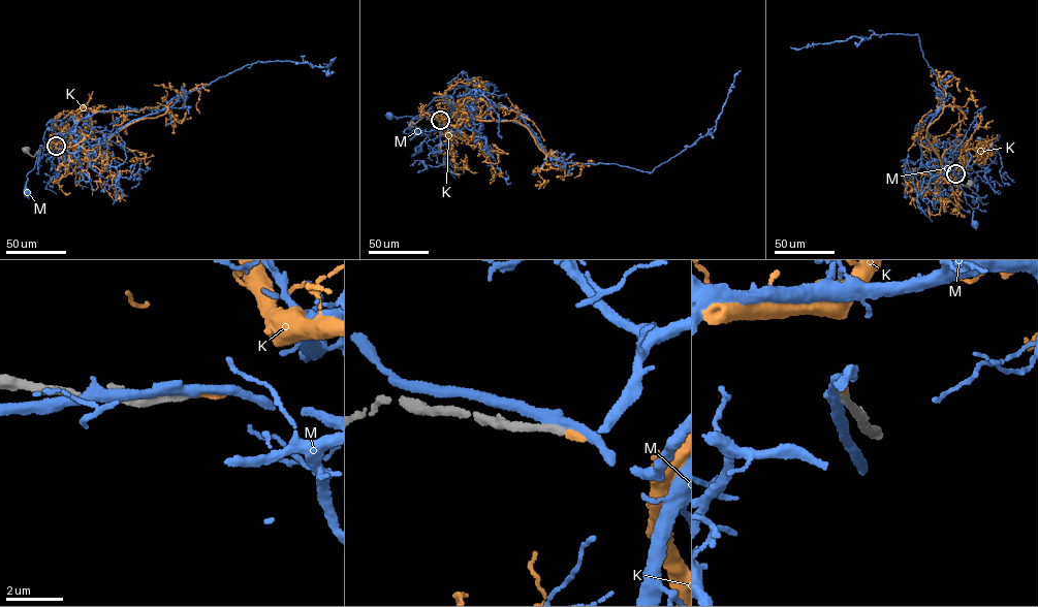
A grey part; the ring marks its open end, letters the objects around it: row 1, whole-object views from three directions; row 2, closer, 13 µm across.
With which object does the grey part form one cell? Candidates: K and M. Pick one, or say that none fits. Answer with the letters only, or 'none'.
K

